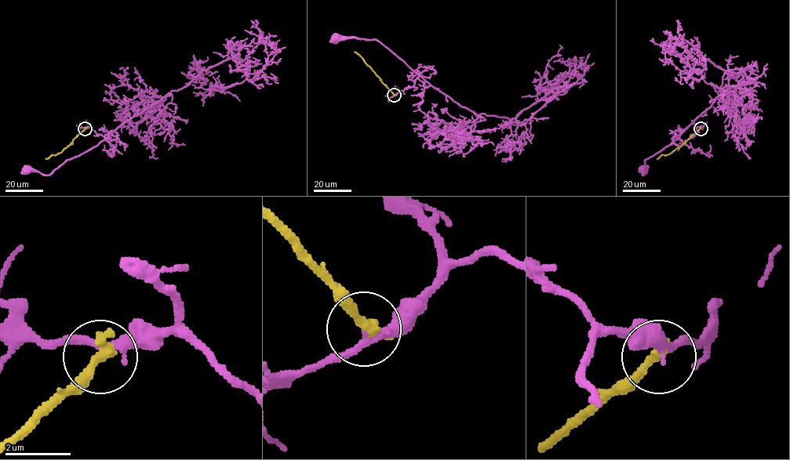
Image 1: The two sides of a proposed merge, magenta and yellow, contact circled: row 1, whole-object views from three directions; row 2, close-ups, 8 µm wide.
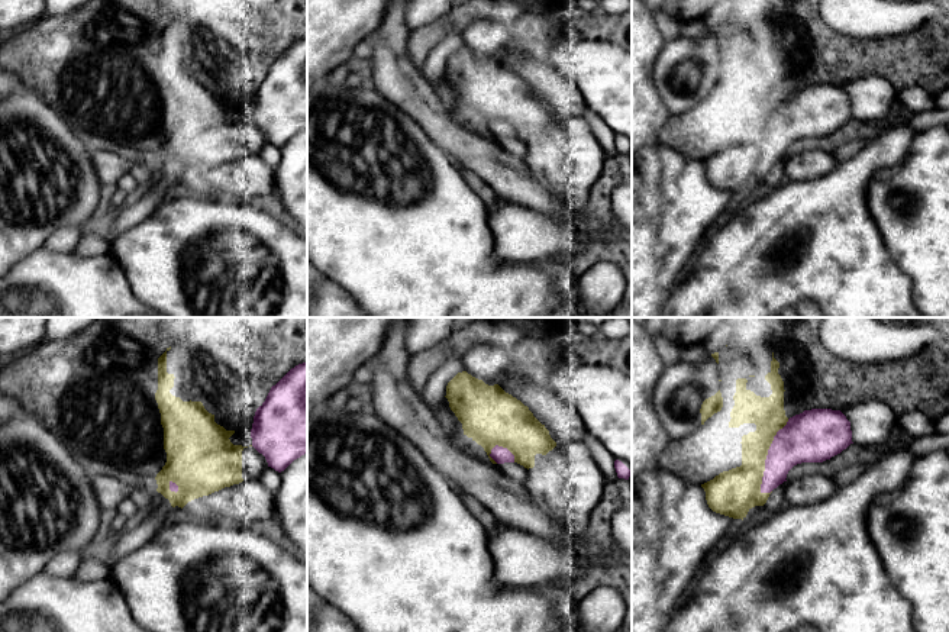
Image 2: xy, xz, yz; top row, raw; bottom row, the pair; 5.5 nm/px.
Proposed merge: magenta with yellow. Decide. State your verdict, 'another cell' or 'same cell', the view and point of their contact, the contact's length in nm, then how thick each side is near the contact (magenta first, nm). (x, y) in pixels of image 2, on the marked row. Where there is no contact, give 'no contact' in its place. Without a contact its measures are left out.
another cell | yz (767, 457) | 440 nm | 280/240 nm

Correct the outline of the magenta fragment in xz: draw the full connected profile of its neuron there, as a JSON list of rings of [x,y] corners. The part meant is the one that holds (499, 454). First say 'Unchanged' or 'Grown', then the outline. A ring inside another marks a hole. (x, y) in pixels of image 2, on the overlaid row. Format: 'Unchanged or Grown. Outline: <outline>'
Unchanged. Outline: [[[496,445],[491,449],[490,457],[497,462],[497,464],[504,464],[504,462],[514,462],[514,455],[503,446]]]

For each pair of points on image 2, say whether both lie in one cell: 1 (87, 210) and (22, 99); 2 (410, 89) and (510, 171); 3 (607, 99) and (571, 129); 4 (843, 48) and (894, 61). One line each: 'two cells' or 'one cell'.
1: one cell
2: one cell
3: two cells
4: one cell

